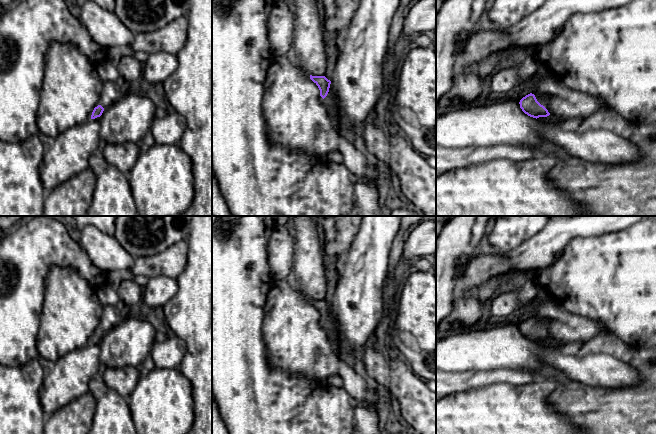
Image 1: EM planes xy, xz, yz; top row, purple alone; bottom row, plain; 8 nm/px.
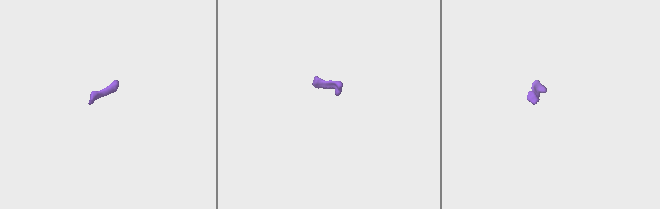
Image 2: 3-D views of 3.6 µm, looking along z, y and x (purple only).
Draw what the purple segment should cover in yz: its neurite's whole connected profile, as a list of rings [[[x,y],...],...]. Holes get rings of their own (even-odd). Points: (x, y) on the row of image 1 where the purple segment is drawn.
[[[537,94],[526,95],[520,100],[519,104],[522,111],[530,117],[537,119],[550,115],[548,101]]]

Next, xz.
[[[312,76],[310,79],[318,86],[320,90],[320,101],[325,105],[333,126],[339,133],[340,137],[349,141],[354,141],[354,130],[351,126],[344,123],[339,117],[336,107],[335,97],[331,88],[331,81],[325,76]]]

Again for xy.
[[[115,81],[103,83],[103,89],[99,101],[92,112],[91,119],[100,117],[109,106],[122,96],[123,94]]]

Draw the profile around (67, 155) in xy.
[[[97,118],[66,129],[47,143],[40,166],[46,193],[88,168],[89,157],[100,151],[100,123]]]

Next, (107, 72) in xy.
[[[109,61],[97,65],[96,70],[102,83],[115,81],[120,77],[118,68]]]

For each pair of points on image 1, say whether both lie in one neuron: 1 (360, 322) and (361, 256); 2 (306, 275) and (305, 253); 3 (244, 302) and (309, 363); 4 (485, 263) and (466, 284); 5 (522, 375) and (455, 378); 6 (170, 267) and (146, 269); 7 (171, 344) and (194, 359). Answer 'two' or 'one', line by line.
1: one
2: one
3: two
4: one
5: one
6: one
7: two

